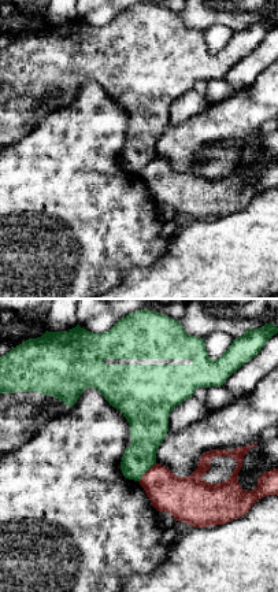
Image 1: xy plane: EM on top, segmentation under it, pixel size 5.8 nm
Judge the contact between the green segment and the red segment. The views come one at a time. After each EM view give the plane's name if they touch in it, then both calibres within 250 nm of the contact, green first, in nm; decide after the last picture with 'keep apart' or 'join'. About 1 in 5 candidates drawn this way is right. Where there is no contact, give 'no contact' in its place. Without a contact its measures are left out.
contact in xy; calibres 220 and 240 nm

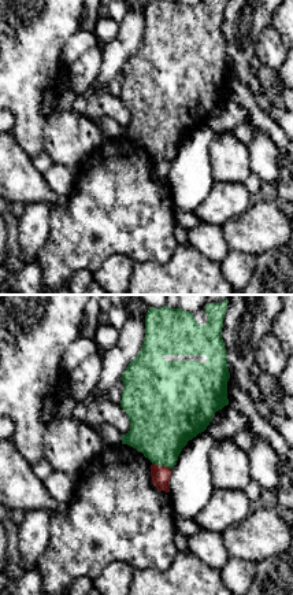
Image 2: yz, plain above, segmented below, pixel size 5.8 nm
contact in yz; calibres 380 and 110 nm

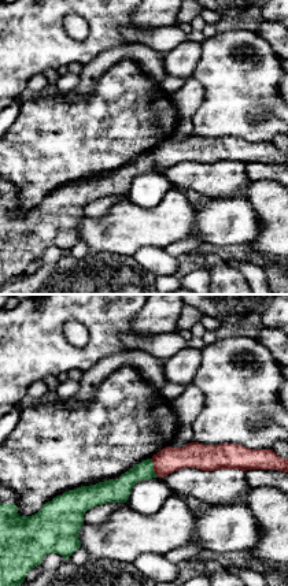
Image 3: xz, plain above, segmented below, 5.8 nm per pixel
contact in xz; calibres 130 and 150 nm

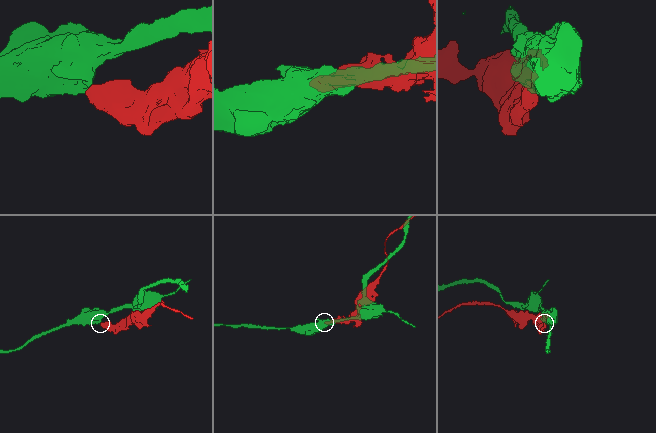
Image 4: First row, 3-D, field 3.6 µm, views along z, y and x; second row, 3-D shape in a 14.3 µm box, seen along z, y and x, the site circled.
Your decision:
keep apart

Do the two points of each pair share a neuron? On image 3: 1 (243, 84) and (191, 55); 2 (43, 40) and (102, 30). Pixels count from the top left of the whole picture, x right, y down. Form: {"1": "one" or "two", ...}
{"1": "two", "2": "one"}

